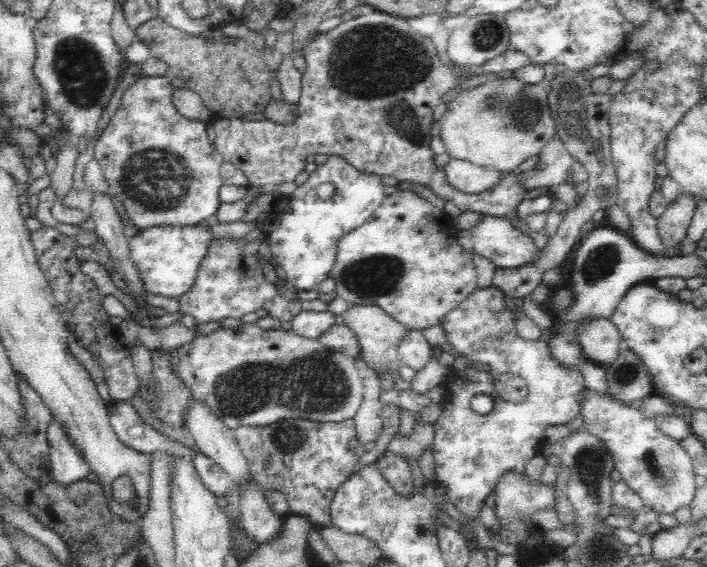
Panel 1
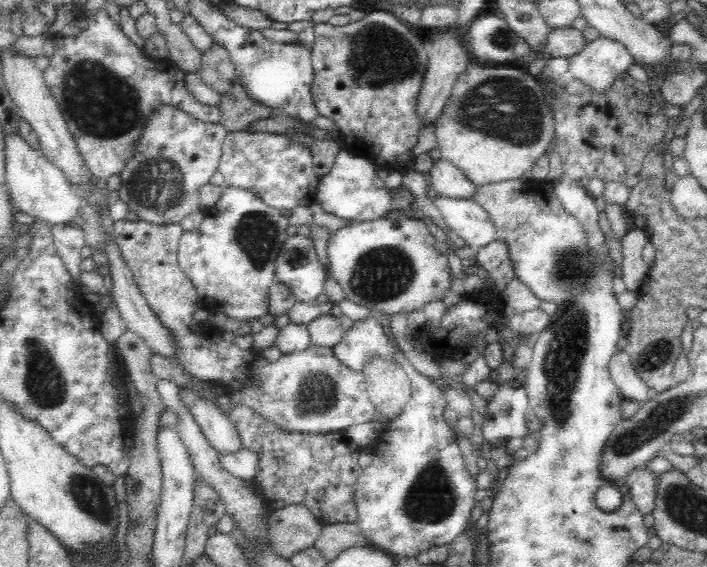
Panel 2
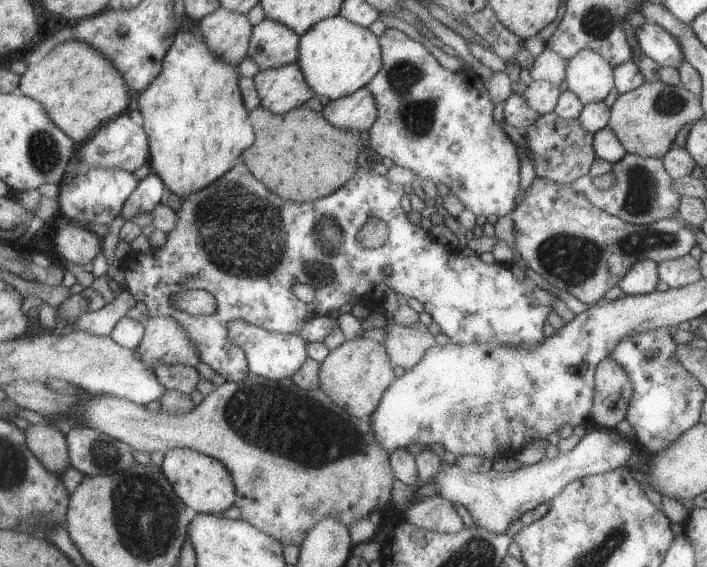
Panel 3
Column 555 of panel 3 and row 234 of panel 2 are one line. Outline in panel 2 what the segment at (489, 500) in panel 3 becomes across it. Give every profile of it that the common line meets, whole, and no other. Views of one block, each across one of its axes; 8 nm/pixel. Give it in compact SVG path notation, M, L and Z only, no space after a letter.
M436 195L432 198L446 221L447 228L465 240L471 249L493 241L495 230L489 214L470 198L450 198Z

